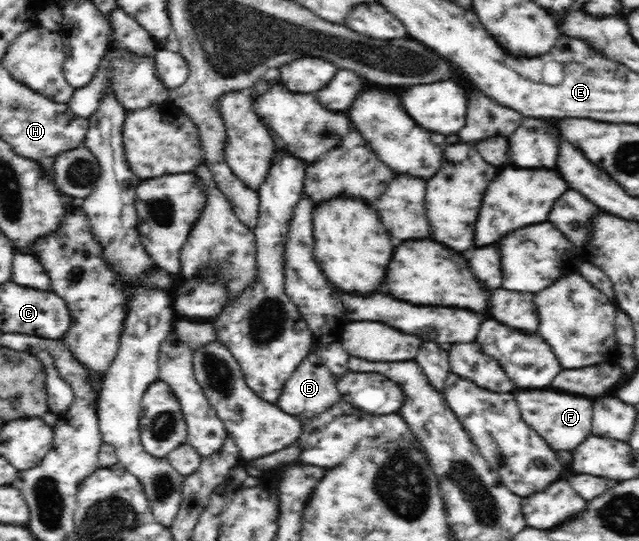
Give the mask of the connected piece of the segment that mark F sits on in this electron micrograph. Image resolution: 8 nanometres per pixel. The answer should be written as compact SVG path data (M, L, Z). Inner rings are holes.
M529 391L529 393L517 393L515 395L519 411L523 413L523 421L531 425L531 429L537 431L541 438L557 451L573 449L577 447L587 433L591 433L591 409L593 403L583 397L575 395L565 395L565 393L553 393L553 391Z

